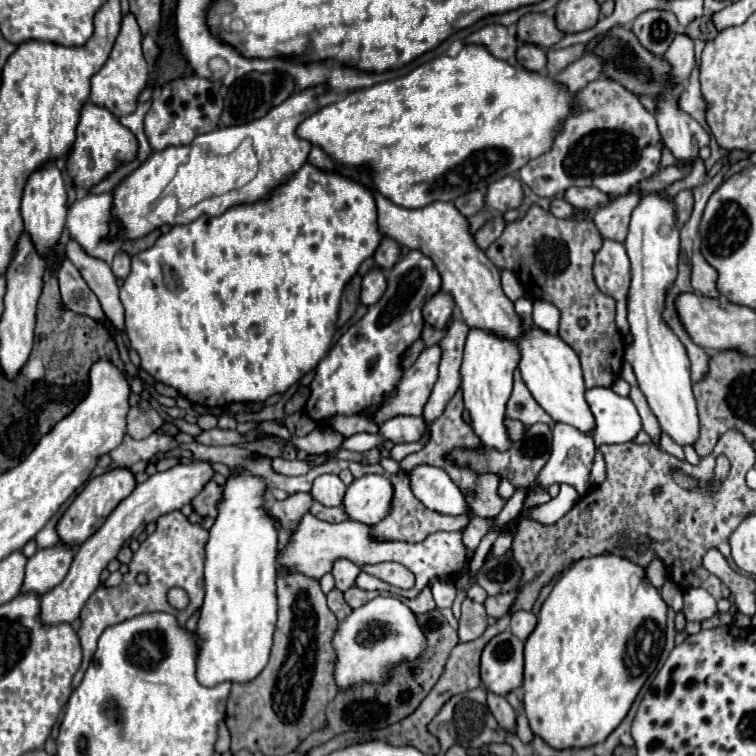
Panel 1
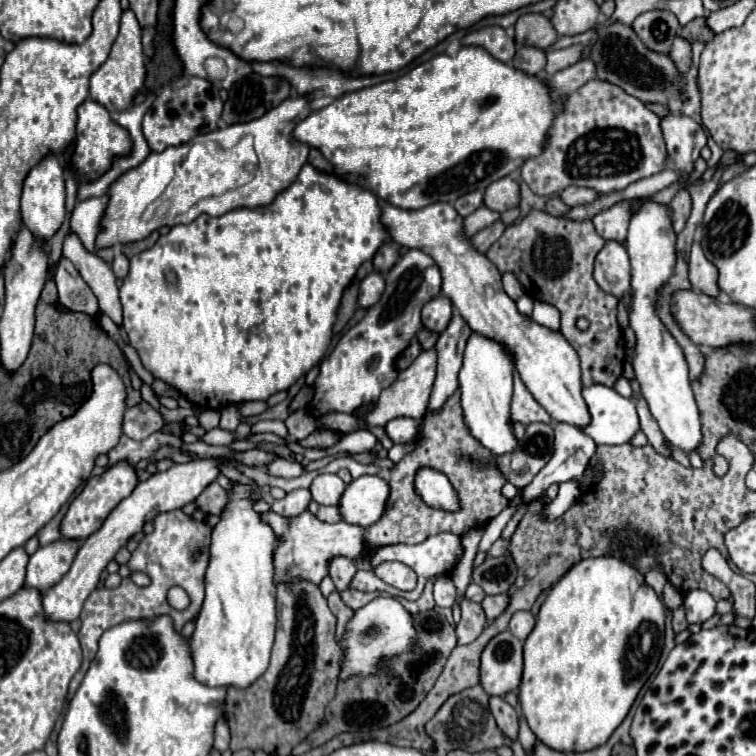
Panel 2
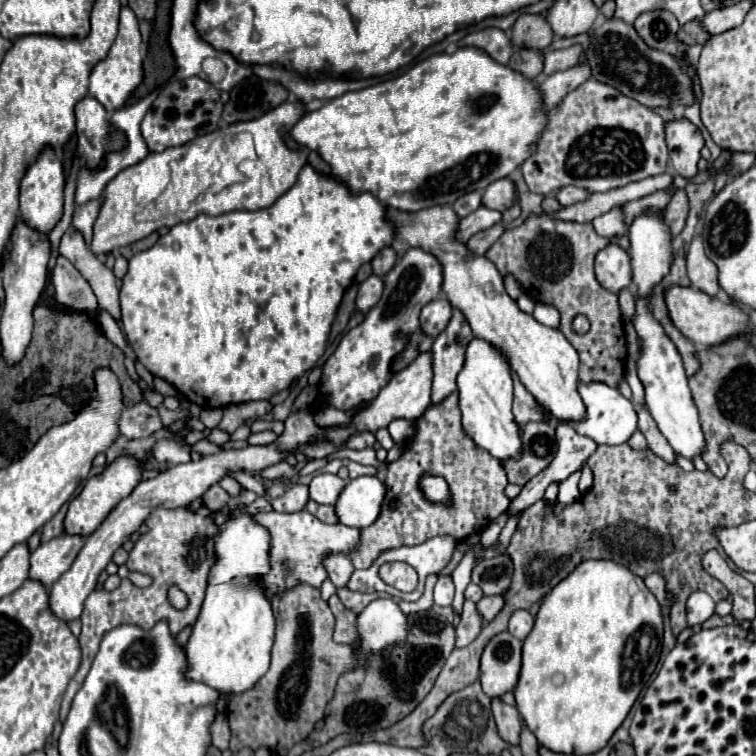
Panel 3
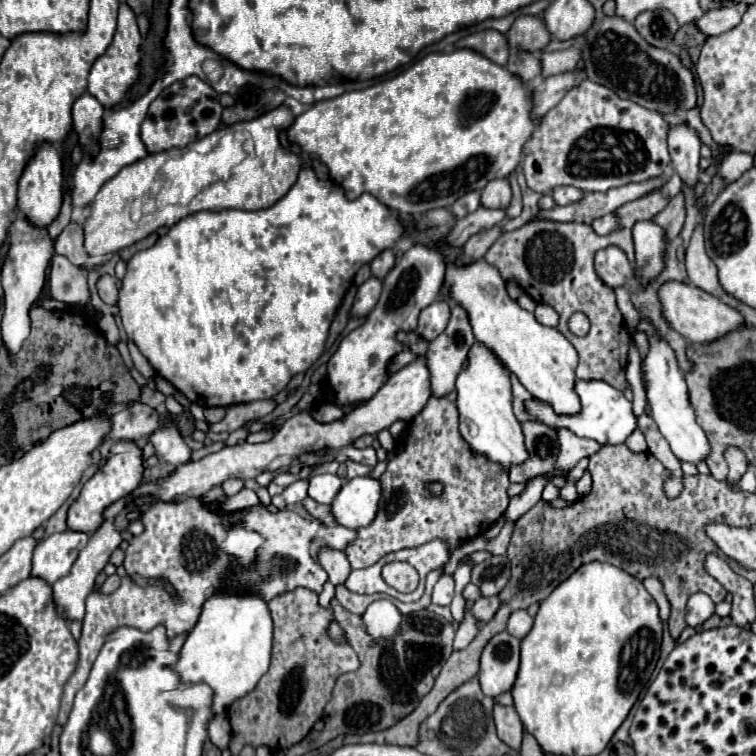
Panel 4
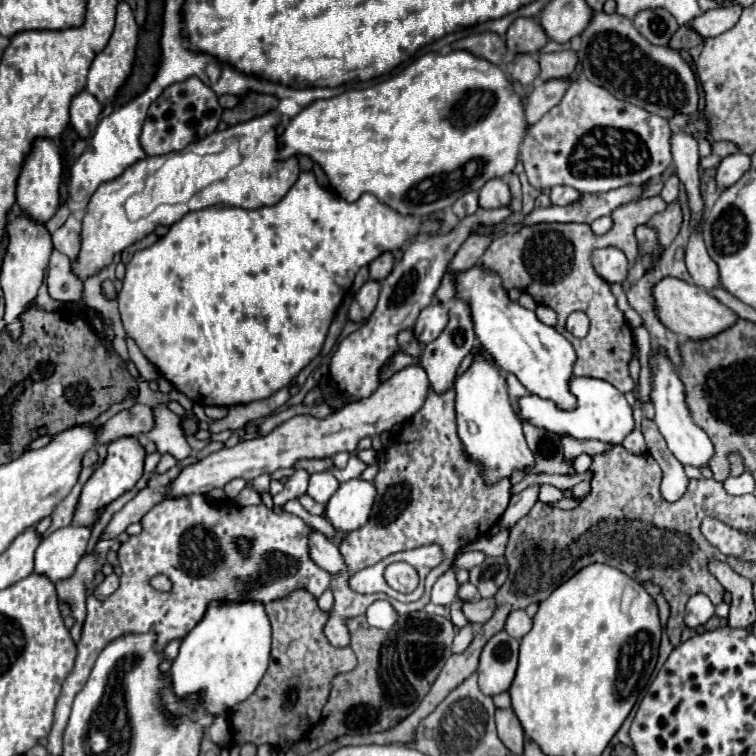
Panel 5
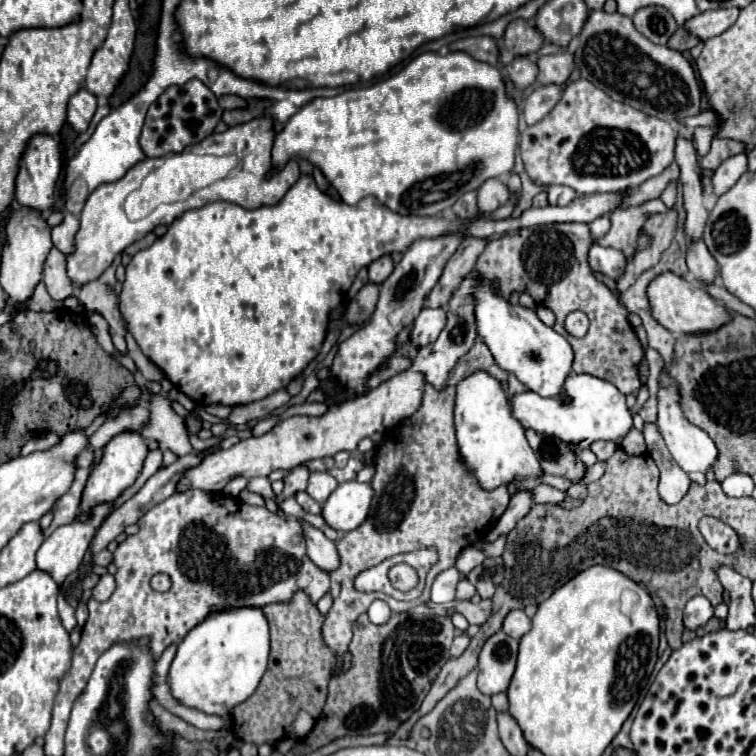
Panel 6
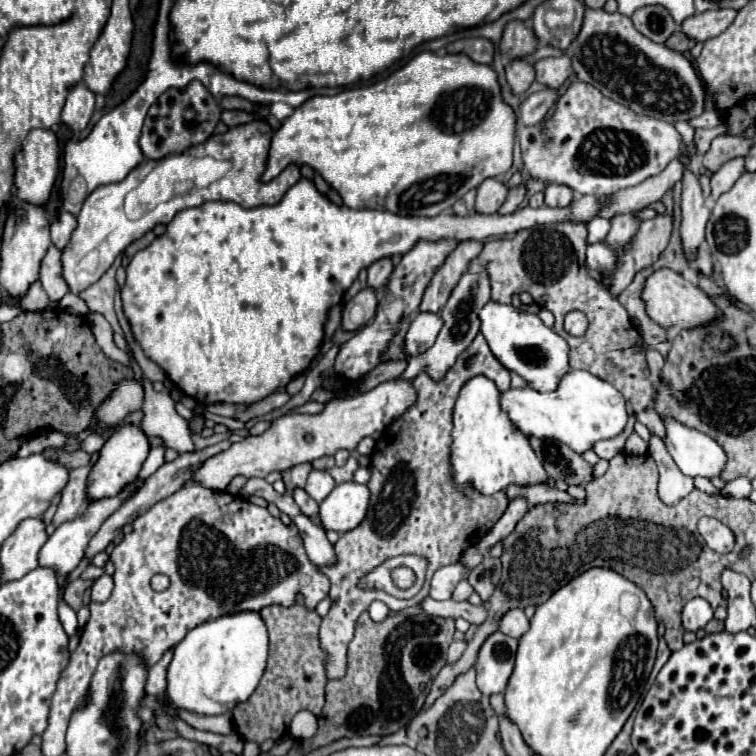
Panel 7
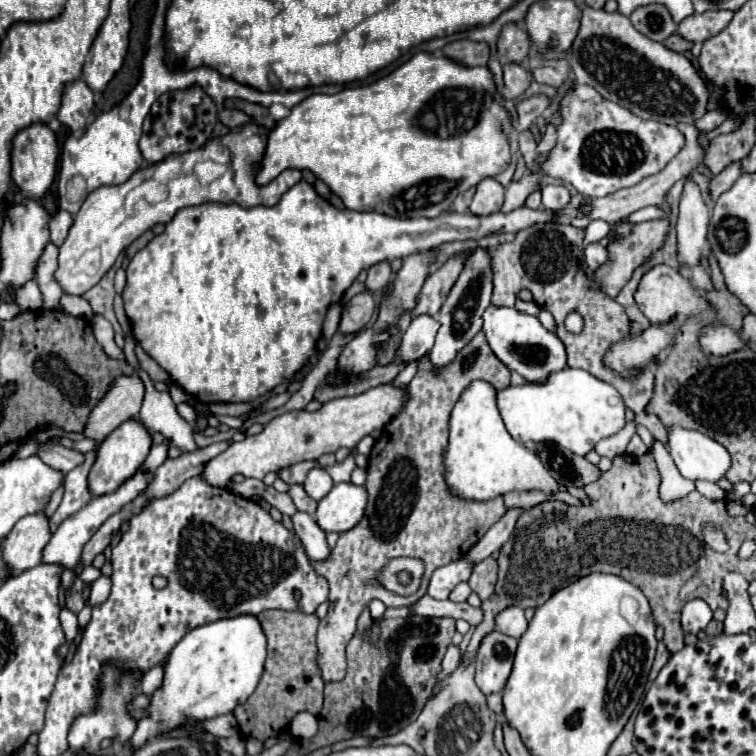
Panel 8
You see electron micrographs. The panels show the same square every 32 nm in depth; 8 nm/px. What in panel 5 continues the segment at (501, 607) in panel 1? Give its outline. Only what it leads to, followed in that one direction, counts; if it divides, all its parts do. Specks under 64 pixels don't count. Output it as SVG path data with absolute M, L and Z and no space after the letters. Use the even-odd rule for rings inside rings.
M488 598L488 600L478 600L478 602L462 602L462 612L464 616L474 622L474 624L484 624L492 612L494 612L494 600Z

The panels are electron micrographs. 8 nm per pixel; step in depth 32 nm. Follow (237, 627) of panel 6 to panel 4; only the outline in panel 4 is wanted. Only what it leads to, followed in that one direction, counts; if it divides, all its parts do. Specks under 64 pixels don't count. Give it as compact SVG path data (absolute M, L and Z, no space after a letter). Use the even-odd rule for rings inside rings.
M216 592L206 600L204 612L190 630L176 664L178 686L192 688L206 684L212 688L212 712L226 714L234 700L252 692L270 664L272 618L268 604L258 596Z

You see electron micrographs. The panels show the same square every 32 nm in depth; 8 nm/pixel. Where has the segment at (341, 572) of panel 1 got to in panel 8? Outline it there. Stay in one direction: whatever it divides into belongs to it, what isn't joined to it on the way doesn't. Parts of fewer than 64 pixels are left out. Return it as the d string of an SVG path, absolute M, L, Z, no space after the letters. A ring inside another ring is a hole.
M296 512L292 516L292 526L296 536L302 540L306 554L310 556L310 560L326 560L330 556L330 548L326 544L326 534L318 528L318 524L314 522L314 518L306 512Z

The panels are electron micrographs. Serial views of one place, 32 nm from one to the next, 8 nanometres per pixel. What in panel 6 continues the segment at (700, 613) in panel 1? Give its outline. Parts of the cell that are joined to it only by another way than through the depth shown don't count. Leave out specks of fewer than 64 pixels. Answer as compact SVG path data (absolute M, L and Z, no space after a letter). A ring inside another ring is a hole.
M694 596L684 608L684 626L688 630L702 628L714 616L712 604L704 596Z

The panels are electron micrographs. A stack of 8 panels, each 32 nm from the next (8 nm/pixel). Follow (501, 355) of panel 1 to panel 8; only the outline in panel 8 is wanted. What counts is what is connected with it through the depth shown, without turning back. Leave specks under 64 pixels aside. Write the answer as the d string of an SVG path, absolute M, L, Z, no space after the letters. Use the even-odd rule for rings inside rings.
M482 380L470 384L452 410L450 438L444 450L444 480L452 496L474 502L488 502L510 490L558 492L558 482L550 476L540 458L508 434L496 408L496 390Z

